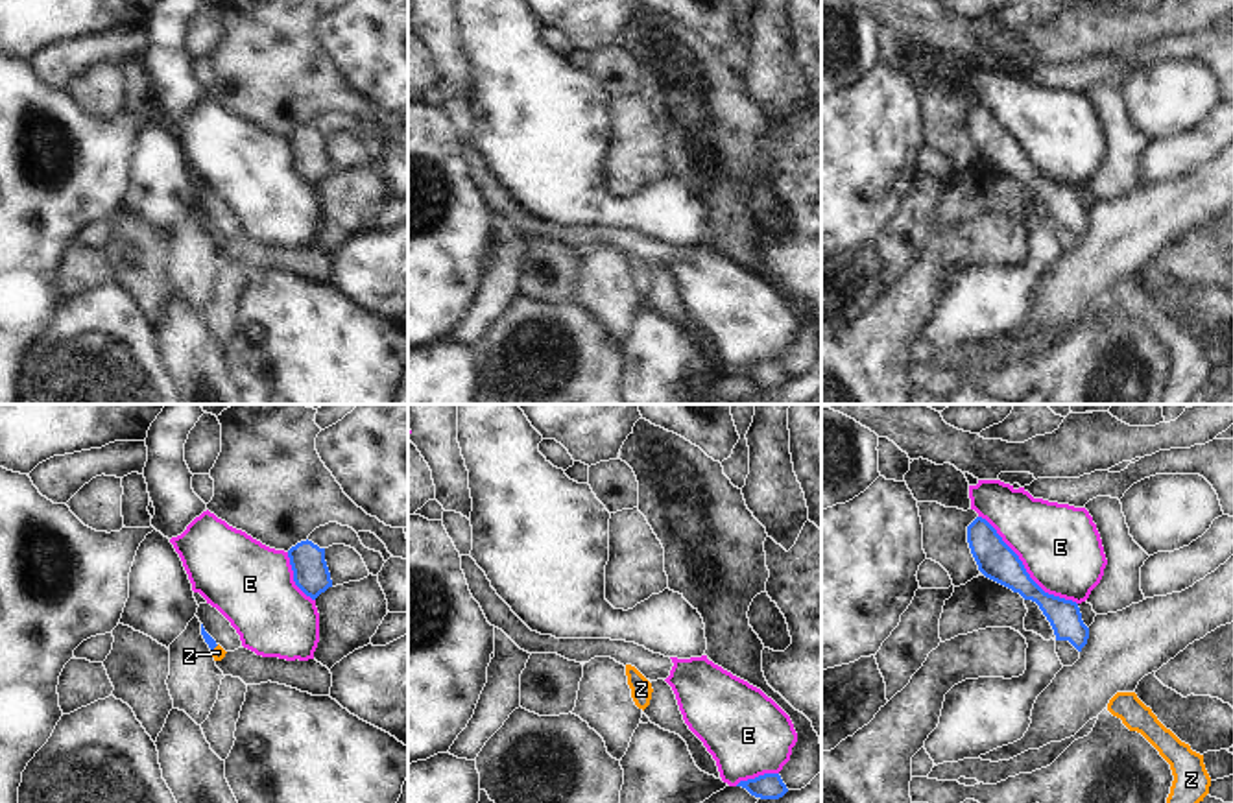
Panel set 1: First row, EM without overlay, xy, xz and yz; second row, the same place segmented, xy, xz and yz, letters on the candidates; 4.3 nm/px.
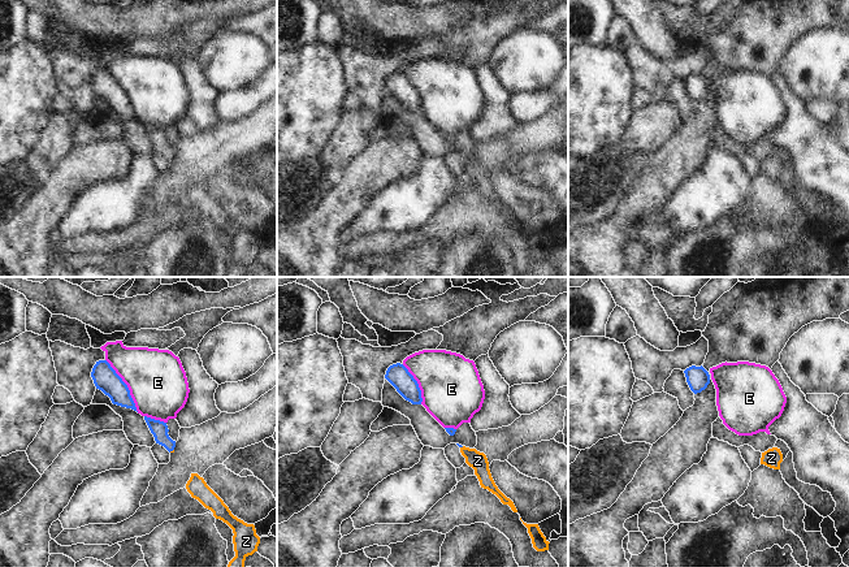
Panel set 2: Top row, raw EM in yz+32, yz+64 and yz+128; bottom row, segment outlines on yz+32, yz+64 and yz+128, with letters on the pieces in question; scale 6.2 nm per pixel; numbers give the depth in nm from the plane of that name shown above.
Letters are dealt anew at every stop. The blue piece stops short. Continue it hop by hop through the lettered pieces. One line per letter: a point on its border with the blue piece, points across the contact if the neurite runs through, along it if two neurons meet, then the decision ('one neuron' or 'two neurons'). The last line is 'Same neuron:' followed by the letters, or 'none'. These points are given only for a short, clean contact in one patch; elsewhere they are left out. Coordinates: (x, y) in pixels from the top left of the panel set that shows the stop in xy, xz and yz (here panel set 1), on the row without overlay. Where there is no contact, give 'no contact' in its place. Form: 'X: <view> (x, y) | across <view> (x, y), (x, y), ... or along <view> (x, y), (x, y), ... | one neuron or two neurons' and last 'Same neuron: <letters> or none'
E: yz (1025, 155) | two neurons
Z: xy (215, 233) | across xy (207, 224), (215, 233), (218, 239) | one neuron
Same neuron: Z

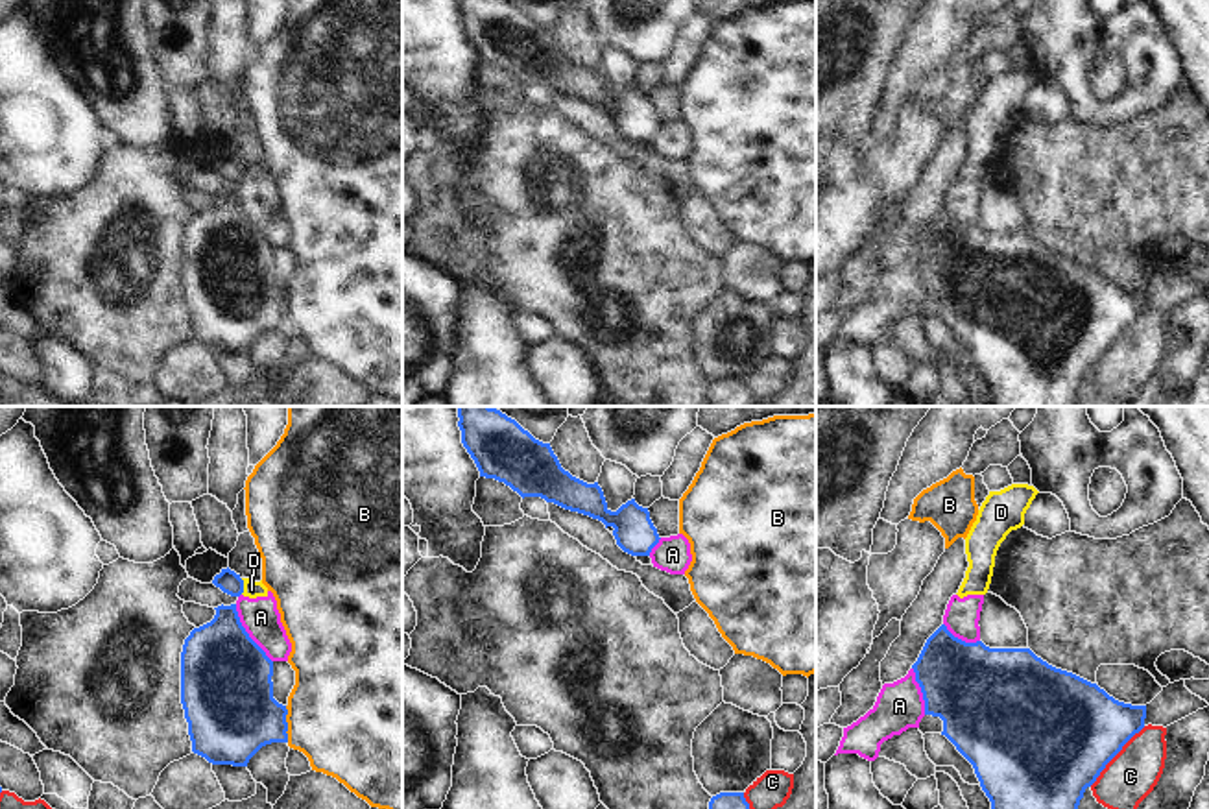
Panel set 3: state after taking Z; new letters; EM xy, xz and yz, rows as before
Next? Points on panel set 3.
A: xy (248, 220) | two neurons
B: xy (287, 311) | two neurons
C: yz (1115, 340) | two neurons
D: xy (242, 172) | along xy (240, 165), (242, 180) | two neurons
Same neuron: none

